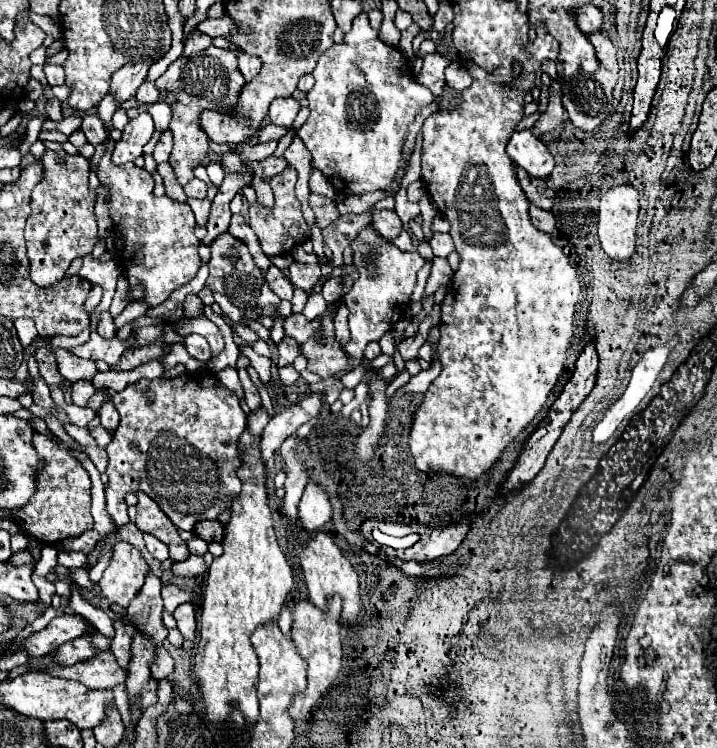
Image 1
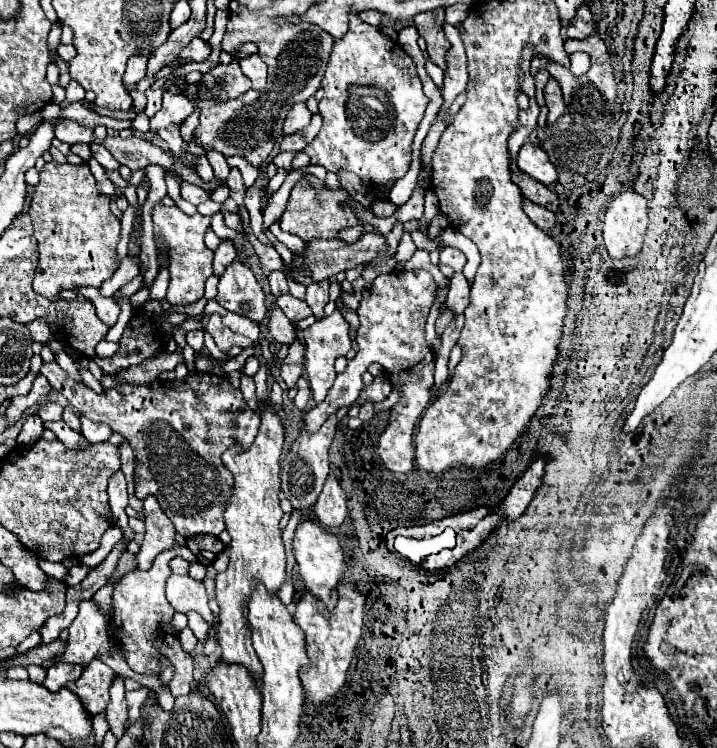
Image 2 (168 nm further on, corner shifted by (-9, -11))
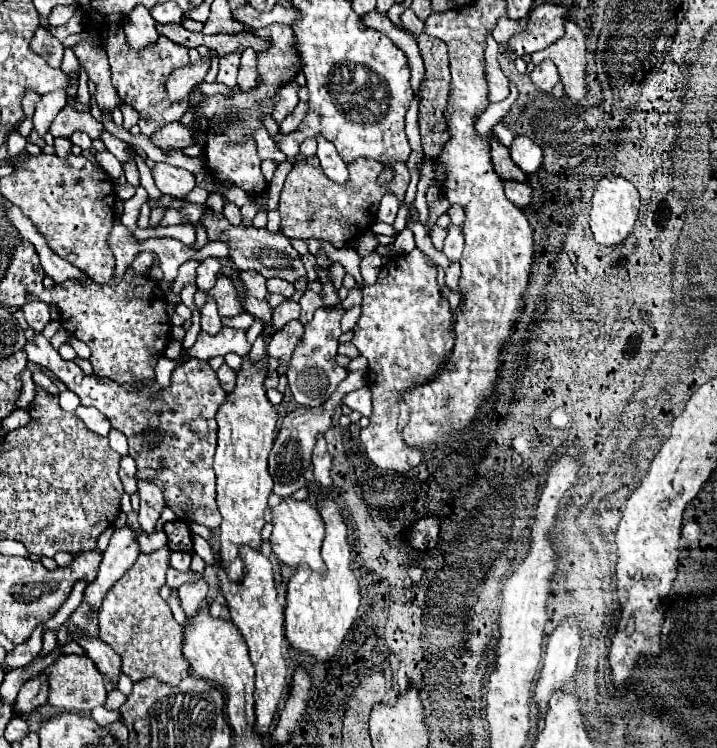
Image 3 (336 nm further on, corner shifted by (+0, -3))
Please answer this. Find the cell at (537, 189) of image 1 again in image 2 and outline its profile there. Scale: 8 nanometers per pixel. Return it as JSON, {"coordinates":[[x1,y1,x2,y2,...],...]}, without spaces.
{"coordinates":[[515,161,511,163,511,179,513,179,513,183,517,183,517,185,519,185,519,189,521,189,523,197,525,197,525,199,529,199,531,203,541,205,541,207,547,207,547,209,549,209,549,211,553,211,553,213,559,209,557,193,555,193,555,191,551,191,549,187,545,187,543,183,539,183,539,181,531,179,531,177,529,177,529,175,525,175,523,171,519,171,519,167,517,167,517,163,515,163]]}

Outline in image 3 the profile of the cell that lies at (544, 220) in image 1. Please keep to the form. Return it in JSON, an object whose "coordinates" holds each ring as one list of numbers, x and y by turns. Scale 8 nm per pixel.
{"coordinates":[[502,181,504,183,504,193,506,197,520,209,524,209,530,201,532,201,532,189,526,183,518,183,518,181]]}

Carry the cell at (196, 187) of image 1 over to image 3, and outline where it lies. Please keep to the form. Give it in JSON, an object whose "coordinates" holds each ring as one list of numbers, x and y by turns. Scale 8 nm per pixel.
{"coordinates":[[156,163,152,169,152,177,160,193,168,193,178,199,186,197,196,187,196,179,190,171,172,167,168,163]]}

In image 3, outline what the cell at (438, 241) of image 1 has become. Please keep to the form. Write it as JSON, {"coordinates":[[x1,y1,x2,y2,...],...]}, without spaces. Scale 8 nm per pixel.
{"coordinates":[[450,225,448,227,448,237,444,241,444,253,448,259,456,261,462,257,464,249,464,239,462,239,462,227,460,225]]}

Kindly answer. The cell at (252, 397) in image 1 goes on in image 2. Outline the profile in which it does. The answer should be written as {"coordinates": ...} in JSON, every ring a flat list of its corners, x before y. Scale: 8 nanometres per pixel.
{"coordinates":[[247,375,241,377,241,393,243,393,245,403,253,411,259,411,259,403,257,403,257,397,255,397,255,381,253,381,253,377,247,377]]}

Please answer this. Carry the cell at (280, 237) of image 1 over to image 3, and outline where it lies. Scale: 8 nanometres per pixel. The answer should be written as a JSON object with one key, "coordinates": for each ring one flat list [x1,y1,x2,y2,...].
{"coordinates":[[316,155,306,157,304,161,296,161,292,171,286,177,282,199,280,199,280,231,292,239,322,239,336,249,342,249,354,243,358,237,366,233,376,223,376,213,380,207,380,199,386,193,396,195,398,203,404,203,404,195,410,183,410,173,406,163,390,163,394,175,390,183,378,183,380,173,386,163,374,163,374,159,356,159,348,165,348,181,338,185,330,181,320,167]]}

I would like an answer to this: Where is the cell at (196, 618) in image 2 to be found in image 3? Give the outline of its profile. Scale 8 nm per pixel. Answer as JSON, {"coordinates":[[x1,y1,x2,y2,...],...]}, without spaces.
{"coordinates":[[198,579,194,583,184,583,182,587,178,587,178,595,180,595,180,603,182,609,186,611,186,615,194,615,198,605,202,603,202,599,208,593,208,583,204,579]]}

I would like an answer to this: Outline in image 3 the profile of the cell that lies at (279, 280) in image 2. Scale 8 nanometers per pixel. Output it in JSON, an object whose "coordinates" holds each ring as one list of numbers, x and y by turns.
{"coordinates":[[268,279,268,281,266,281,266,287,268,287,270,293,280,293,280,295,284,295,286,299,290,299,290,297,296,293,294,285,288,283,288,281,282,281,282,279]]}

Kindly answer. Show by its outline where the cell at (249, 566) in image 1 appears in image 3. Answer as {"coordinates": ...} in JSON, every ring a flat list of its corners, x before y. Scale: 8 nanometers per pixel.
{"coordinates":[[244,357,240,371,236,373,236,387,226,395,226,401,218,409,218,447,214,455,218,509,222,513,220,525,220,557,222,567,230,580,240,581,244,576,244,564,239,559,240,545,260,549,260,531,264,527,264,509,272,493,272,477,268,473,268,453,276,437,276,407,268,401,264,379,266,363,252,363]]}

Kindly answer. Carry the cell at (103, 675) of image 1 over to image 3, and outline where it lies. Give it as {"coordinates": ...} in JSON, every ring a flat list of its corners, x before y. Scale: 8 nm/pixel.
{"coordinates":[[60,655,46,667,48,675,48,703,62,707,66,711,92,711,94,707,102,705,106,701,106,689,102,683,102,675,98,673,94,661,86,655]]}

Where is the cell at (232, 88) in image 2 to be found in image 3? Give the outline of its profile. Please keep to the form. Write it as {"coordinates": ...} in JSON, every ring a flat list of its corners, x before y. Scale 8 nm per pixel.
{"coordinates":[[234,51,234,53,228,53,228,55,220,57,220,61,218,61,218,79,216,81,224,83,228,87,236,87,238,67,240,67,240,51]]}

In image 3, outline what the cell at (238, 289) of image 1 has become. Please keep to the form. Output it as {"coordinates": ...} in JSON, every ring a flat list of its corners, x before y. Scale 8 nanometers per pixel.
{"coordinates":[[220,277,216,281,214,289,210,291,210,297,216,299,220,317,236,317,244,311,242,303,240,303,240,297,236,293,236,287,232,285,232,281,228,277]]}

